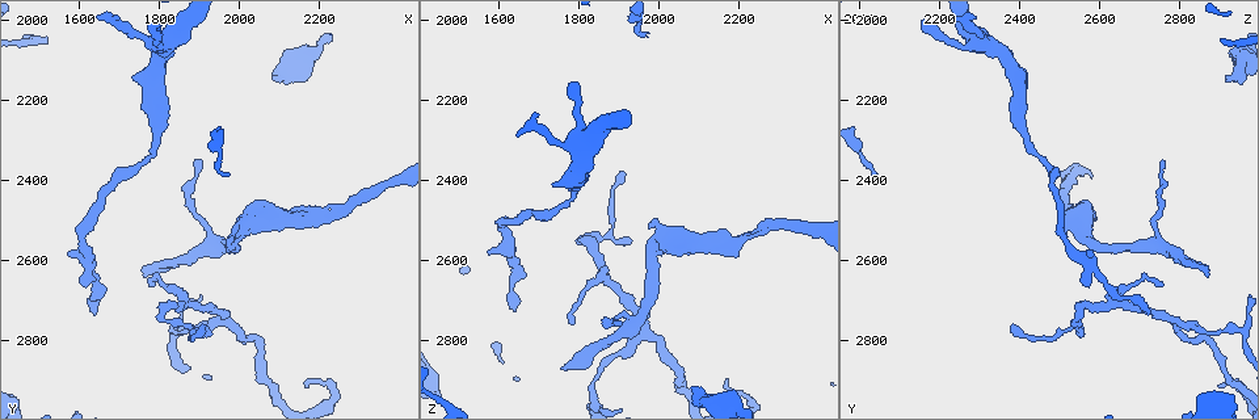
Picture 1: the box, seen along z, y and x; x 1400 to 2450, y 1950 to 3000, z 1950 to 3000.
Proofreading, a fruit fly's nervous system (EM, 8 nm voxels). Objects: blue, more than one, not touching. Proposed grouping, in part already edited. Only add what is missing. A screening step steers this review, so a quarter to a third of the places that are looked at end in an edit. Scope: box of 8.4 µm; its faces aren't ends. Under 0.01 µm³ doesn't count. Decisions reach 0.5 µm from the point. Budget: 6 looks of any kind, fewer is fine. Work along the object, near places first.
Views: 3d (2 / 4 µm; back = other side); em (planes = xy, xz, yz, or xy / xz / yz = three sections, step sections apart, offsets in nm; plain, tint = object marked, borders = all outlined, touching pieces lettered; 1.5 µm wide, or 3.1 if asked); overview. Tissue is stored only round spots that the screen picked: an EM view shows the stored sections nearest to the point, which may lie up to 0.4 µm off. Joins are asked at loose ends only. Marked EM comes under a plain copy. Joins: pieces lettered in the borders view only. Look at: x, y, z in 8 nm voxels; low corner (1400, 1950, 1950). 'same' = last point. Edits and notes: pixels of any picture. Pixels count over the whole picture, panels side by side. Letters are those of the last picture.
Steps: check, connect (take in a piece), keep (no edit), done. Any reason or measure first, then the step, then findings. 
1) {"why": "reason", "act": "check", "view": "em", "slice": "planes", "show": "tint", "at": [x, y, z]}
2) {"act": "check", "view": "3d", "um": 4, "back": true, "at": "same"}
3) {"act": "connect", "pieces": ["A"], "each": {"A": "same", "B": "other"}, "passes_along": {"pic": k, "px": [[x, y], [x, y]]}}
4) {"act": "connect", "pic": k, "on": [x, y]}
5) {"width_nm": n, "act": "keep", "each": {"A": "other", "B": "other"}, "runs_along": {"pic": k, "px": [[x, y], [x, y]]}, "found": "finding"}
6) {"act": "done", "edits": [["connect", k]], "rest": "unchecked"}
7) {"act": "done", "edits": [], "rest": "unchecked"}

{"why": "an open end", "act": "check", "view": "3d", "um": 4, "at": [2075, 2145, 2920]}

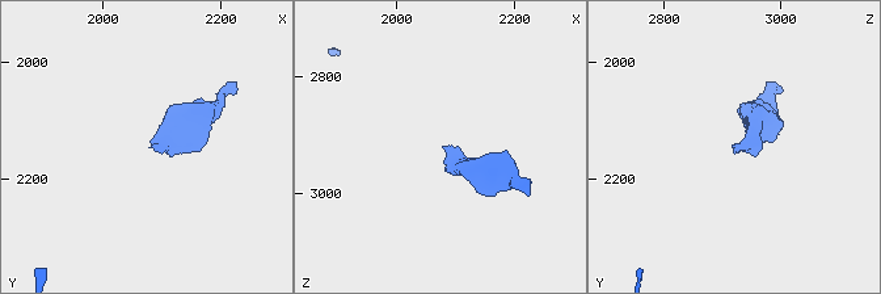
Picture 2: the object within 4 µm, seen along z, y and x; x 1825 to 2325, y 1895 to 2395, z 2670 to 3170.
{"why": "shape alone is not enough", "act": "check", "view": "em", "slice": "planes", "show": "borders", "at": [2080, 2150, 2925]}

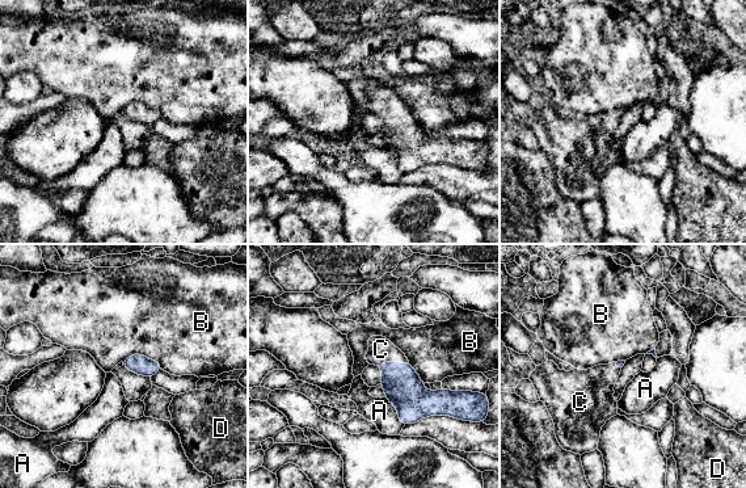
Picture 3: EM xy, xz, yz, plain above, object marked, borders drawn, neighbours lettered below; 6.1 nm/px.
{"act": "connect", "pieces": ["C"], "each": {"A": "other", "B": "other", "C": "same", "D": "other"}, "passes_along": {"pic": 3, "px": [[404, 388], [392, 361], [380, 349]]}, "found": "the neuron continues"}

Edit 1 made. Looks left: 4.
{"why": "redraw", "act": "check", "view": "overview"}

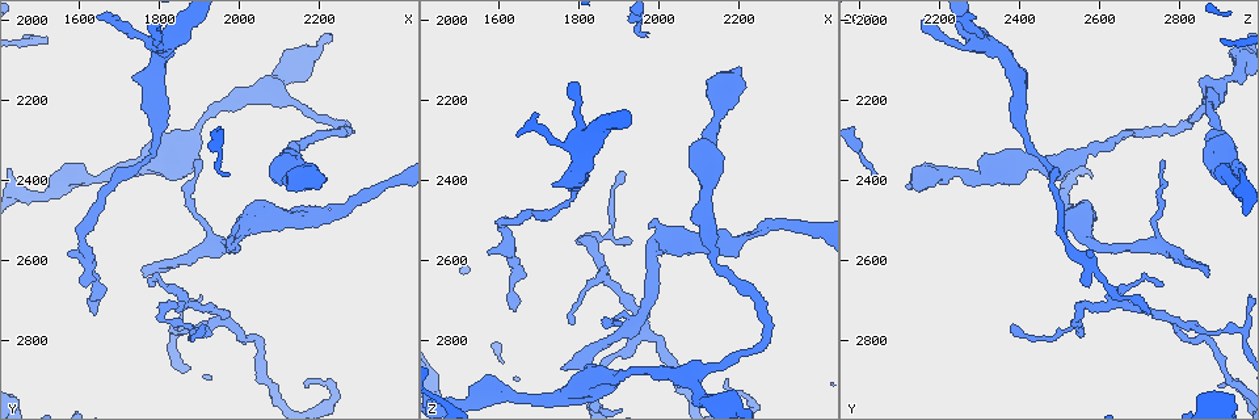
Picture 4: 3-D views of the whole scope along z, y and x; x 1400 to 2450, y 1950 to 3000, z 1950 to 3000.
{"why": "tapers out", "act": "check", "view": "em", "slice": "planes", "show": "borders", "at": [1760, 2645, 2875]}

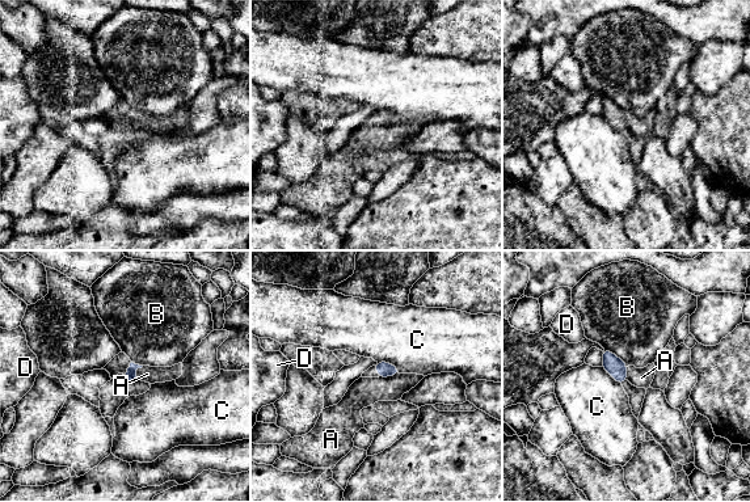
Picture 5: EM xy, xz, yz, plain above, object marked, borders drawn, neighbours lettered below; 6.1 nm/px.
{"act": "connect", "pieces": ["A"], "each": {"A": "same", "B": "other", "C": "other", "D": "other"}, "found": "it goes on there"}

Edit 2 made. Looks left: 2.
{"act": "done", "edits": [["connect", 3], ["connect", 5]], "rest": "unchecked"}

